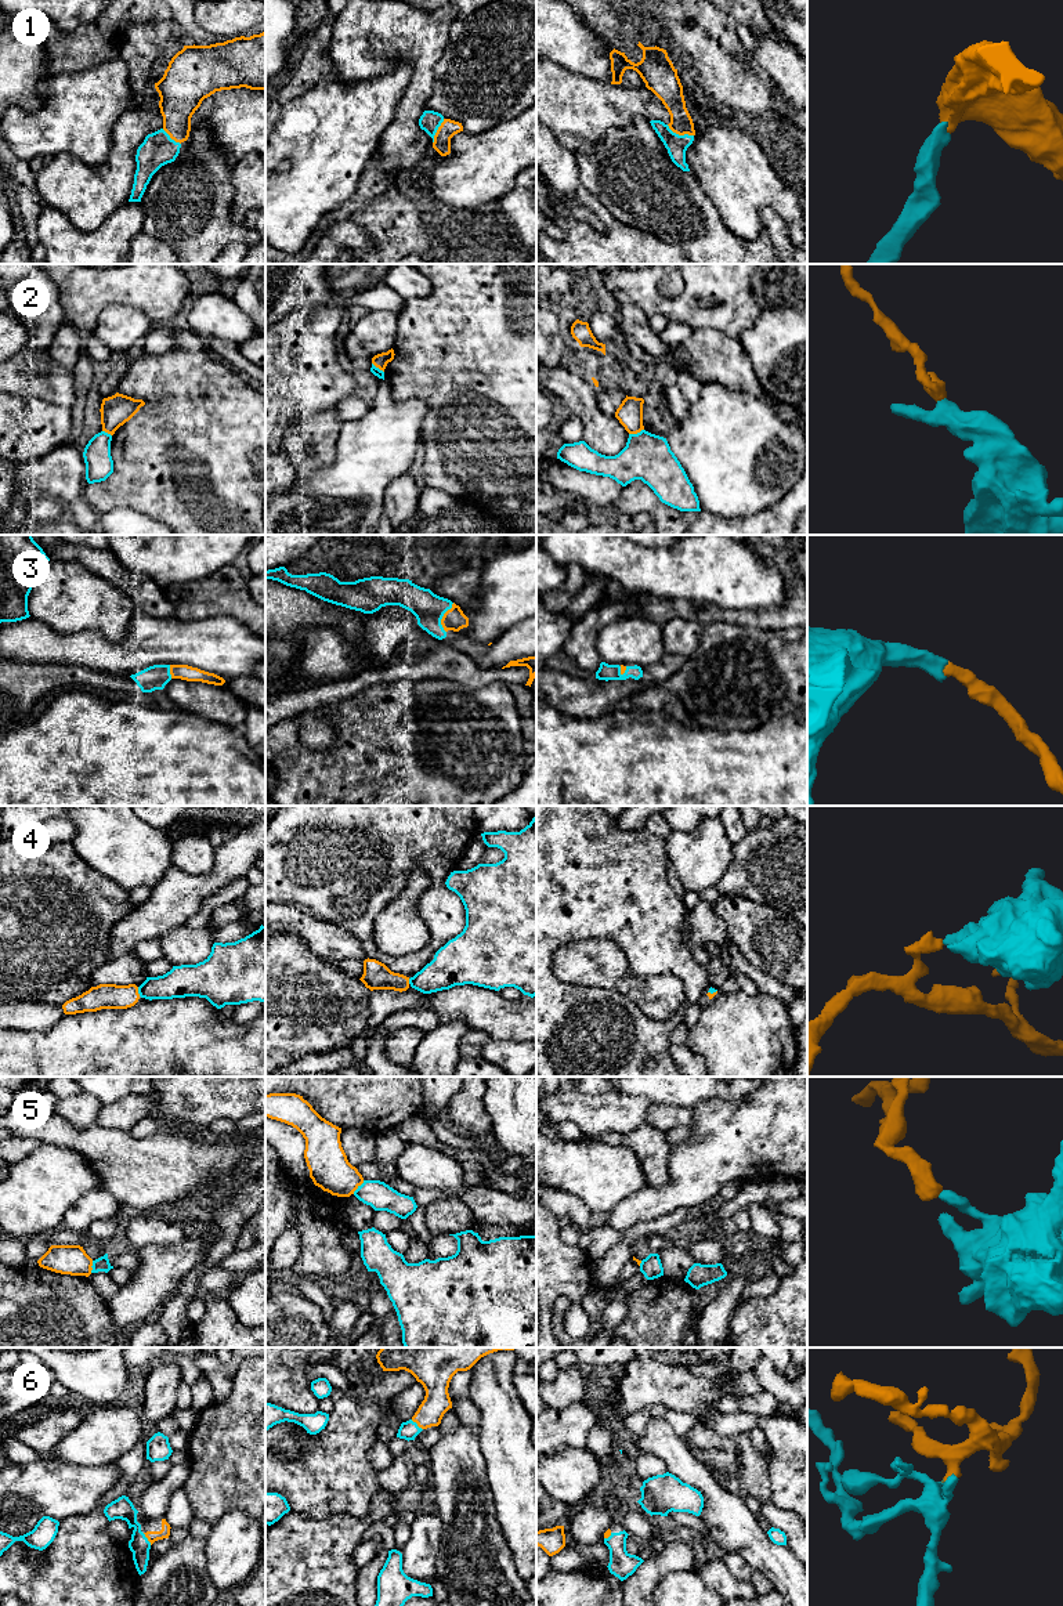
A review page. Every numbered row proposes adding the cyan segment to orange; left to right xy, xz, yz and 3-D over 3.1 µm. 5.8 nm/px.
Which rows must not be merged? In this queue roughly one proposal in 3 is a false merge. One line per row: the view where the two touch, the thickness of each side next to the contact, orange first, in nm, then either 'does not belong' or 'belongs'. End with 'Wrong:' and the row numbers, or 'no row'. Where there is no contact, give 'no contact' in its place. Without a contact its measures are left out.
1: yz | 140/120 nm | belongs
2: yz | 150/280 nm | does not belong
3: xz | 130/190 nm | belongs
4: xy | 140/180 nm | does not belong
5: xz | 240/160 nm | does not belong
6: xz | 160/110 nm | belongs
Wrong: 2, 4, 5

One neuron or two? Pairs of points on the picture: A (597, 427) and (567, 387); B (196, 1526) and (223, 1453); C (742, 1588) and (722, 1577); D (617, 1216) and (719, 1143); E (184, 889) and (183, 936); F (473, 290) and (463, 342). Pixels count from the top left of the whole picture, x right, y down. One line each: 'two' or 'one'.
A: one
B: two
C: one
D: one
E: two
F: one

